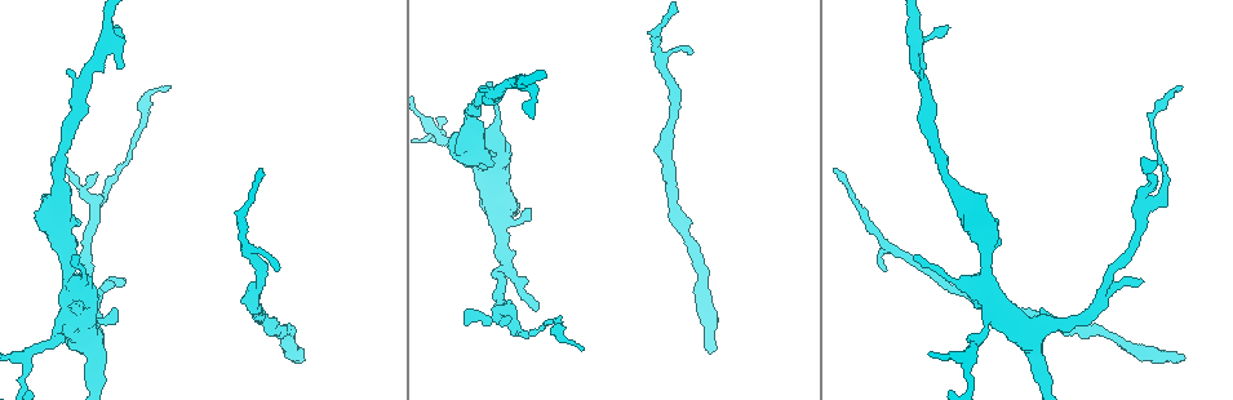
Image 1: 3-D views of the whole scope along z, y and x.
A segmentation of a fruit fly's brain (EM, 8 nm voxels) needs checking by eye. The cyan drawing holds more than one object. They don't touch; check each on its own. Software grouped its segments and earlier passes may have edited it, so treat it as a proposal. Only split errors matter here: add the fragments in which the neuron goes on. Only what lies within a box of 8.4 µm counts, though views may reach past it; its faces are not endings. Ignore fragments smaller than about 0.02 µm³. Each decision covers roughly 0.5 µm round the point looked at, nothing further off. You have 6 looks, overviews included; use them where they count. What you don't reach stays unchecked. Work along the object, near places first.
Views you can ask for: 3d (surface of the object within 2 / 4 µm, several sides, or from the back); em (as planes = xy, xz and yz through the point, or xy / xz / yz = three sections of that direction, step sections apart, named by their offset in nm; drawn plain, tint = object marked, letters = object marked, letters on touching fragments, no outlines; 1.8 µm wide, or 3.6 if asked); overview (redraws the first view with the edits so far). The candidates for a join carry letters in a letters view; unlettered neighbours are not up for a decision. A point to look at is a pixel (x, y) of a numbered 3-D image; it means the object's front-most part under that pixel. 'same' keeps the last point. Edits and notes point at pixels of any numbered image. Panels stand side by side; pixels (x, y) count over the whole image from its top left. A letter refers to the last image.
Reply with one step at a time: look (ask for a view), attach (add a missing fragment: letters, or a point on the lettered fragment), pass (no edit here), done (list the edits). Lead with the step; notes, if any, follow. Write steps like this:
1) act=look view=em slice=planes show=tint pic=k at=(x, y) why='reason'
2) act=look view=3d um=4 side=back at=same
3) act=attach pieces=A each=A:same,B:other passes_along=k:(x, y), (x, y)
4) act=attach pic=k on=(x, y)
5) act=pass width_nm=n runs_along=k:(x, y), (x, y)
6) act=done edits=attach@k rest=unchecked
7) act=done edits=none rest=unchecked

act=look view=3d um=2 pic=1 at=(709, 350) why='an open end'

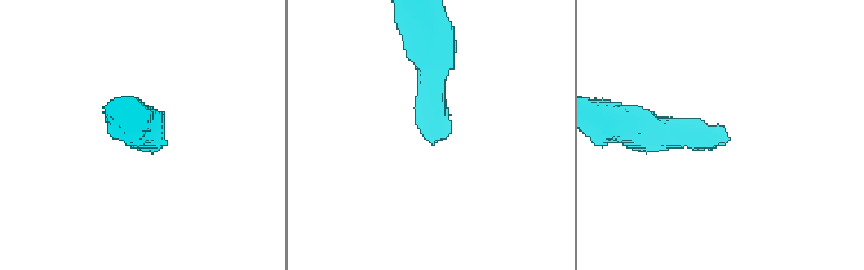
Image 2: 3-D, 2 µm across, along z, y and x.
act=look view=em slice=yz step=8 show=letters pic=2 at=(724, 127)

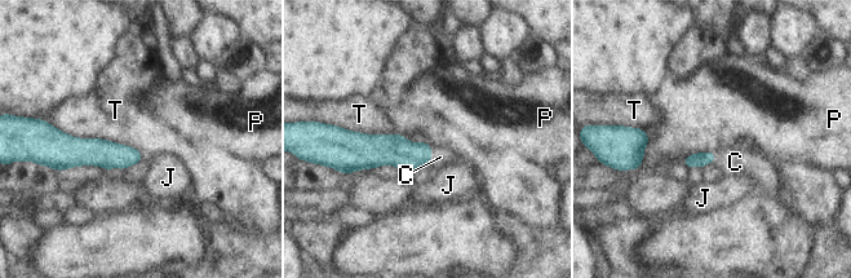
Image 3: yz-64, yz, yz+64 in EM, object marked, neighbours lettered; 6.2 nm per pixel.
act=attach pieces=C each=C:same,J:other,P:other,T:other found='it goes on there'

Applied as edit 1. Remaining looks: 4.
act=look view=overview

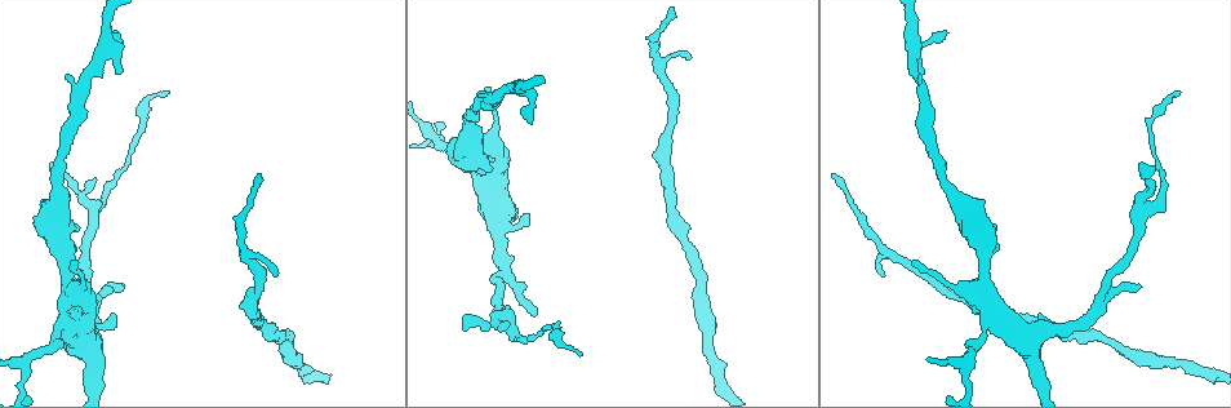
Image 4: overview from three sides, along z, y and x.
act=look view=3d um=4 pic=4 at=(1141, 287) why='branch stops here'

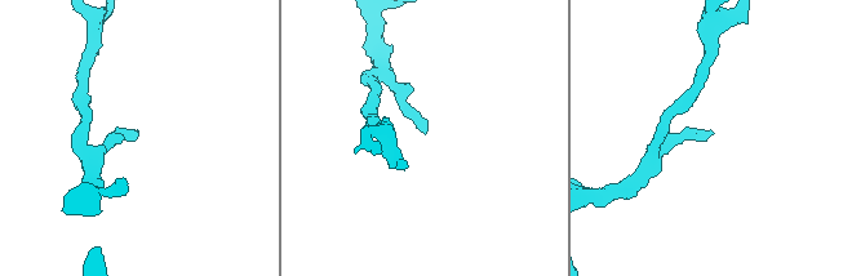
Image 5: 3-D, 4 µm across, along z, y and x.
act=look view=em slice=xz step=8 show=letters pic=5 at=(712, 134) why='now the EM'

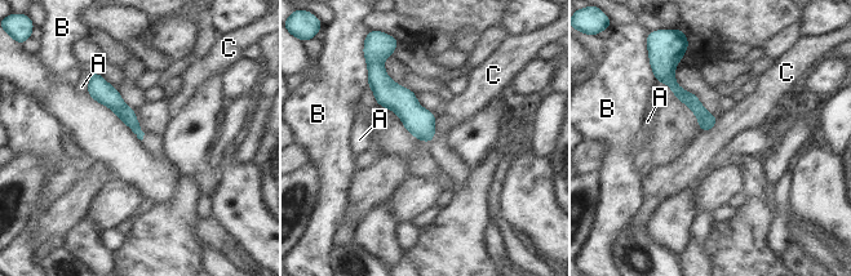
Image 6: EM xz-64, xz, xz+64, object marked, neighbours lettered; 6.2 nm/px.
act=pass each=A:other,B:other,C:other runs_along=6:(376, 80), (422, 127), (428, 138) found='no lettered fragment goes on from it'

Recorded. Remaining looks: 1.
act=look view=em slice=planes show=letters pic=4 at=(464, 329) why='an open end'

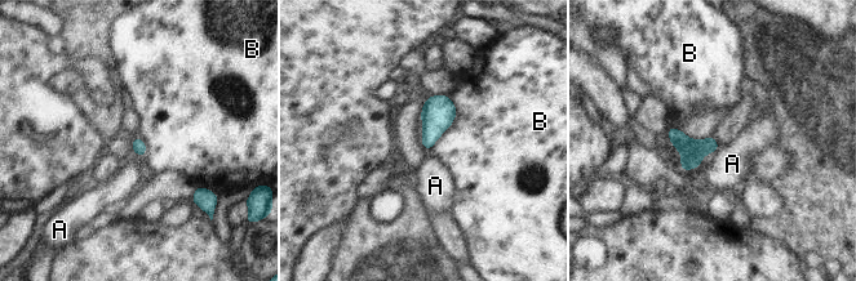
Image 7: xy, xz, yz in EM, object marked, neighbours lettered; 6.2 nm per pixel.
act=pass each=A:other,B:other found='none of them fits'

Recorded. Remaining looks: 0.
act=done edits=attach@3 rest=unchecked

